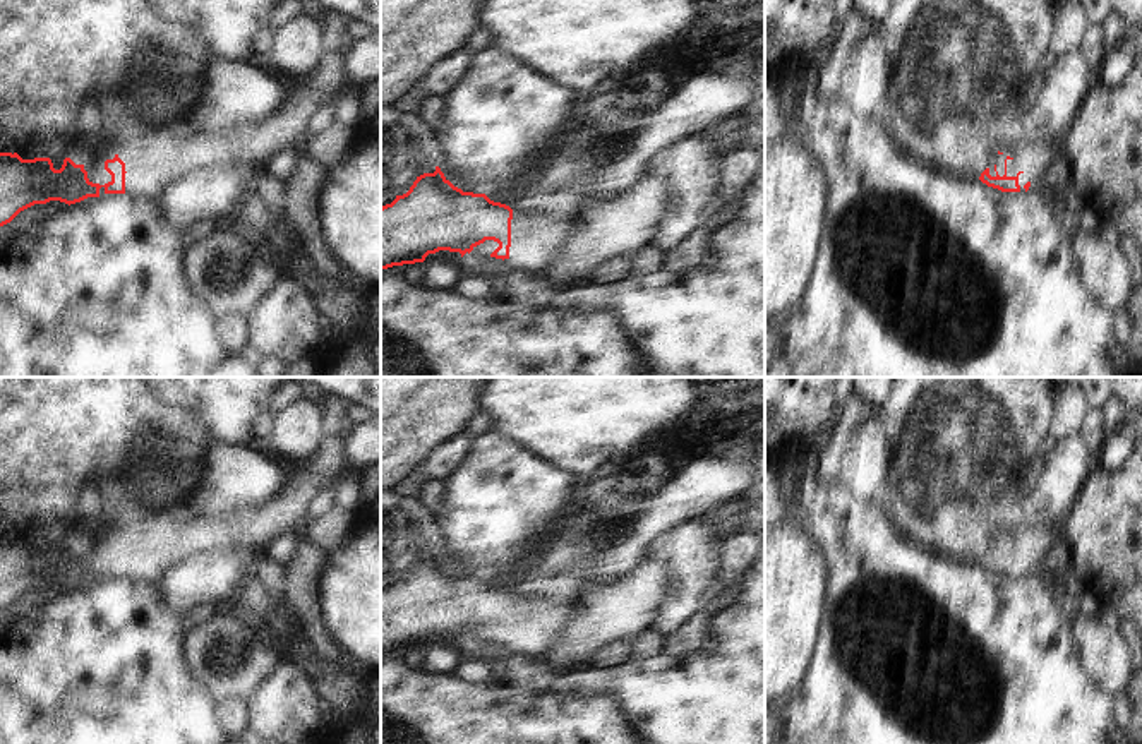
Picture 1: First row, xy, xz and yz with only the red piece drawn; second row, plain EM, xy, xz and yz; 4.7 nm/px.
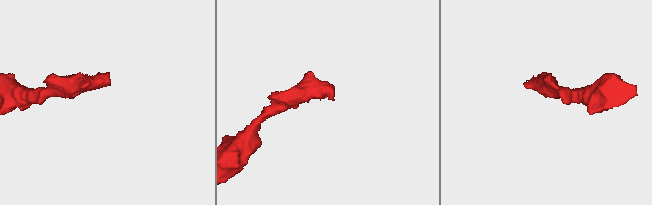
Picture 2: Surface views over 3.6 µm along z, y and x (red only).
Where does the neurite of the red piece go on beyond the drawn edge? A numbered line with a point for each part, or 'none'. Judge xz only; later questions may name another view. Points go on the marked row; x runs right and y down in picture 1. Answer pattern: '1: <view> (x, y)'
1: xz (537, 242).

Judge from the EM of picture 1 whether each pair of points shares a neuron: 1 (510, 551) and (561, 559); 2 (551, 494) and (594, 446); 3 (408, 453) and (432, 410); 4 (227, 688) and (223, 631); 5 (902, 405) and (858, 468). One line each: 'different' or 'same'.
1: different
2: different
3: same
4: same
5: different

